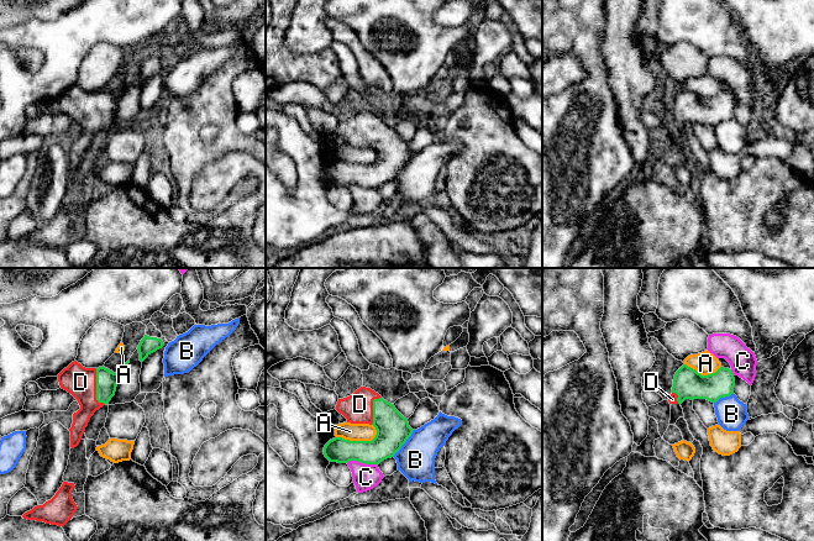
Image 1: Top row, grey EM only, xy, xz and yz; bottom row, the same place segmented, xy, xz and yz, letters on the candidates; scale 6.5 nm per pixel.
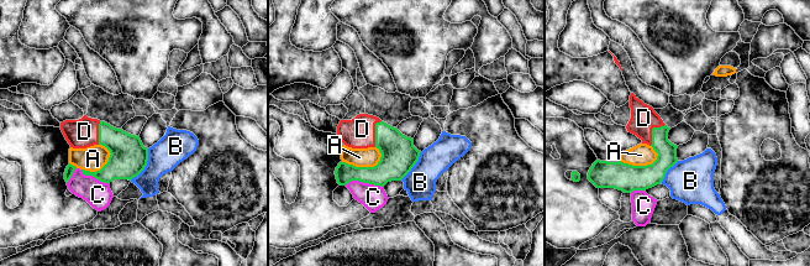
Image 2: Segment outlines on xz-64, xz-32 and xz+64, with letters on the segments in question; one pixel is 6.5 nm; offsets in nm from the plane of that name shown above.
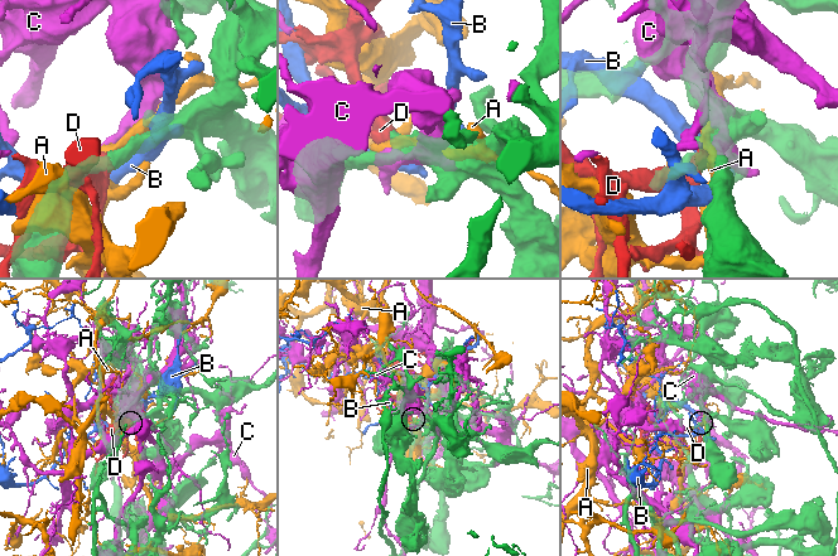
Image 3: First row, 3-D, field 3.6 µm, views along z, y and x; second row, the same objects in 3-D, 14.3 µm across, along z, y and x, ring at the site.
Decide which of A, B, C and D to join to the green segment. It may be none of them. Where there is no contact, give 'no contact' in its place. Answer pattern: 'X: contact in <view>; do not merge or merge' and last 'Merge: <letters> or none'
A: contact in xz; do not merge
B: contact in xz; do not merge
C: contact in xz; do not merge
D: contact in xy; merge
Merge: D

